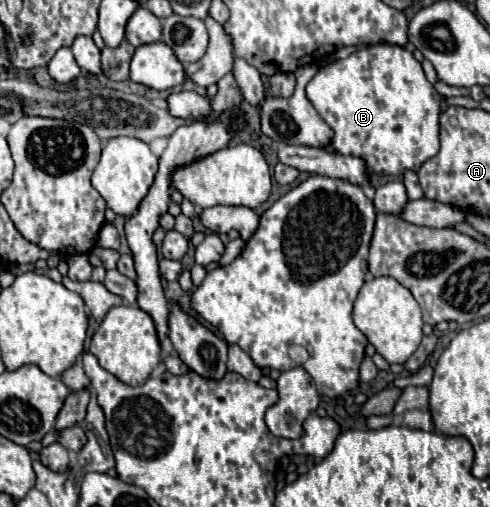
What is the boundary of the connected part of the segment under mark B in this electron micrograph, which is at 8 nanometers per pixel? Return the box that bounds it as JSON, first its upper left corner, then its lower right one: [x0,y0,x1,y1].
[306,44,442,176]

